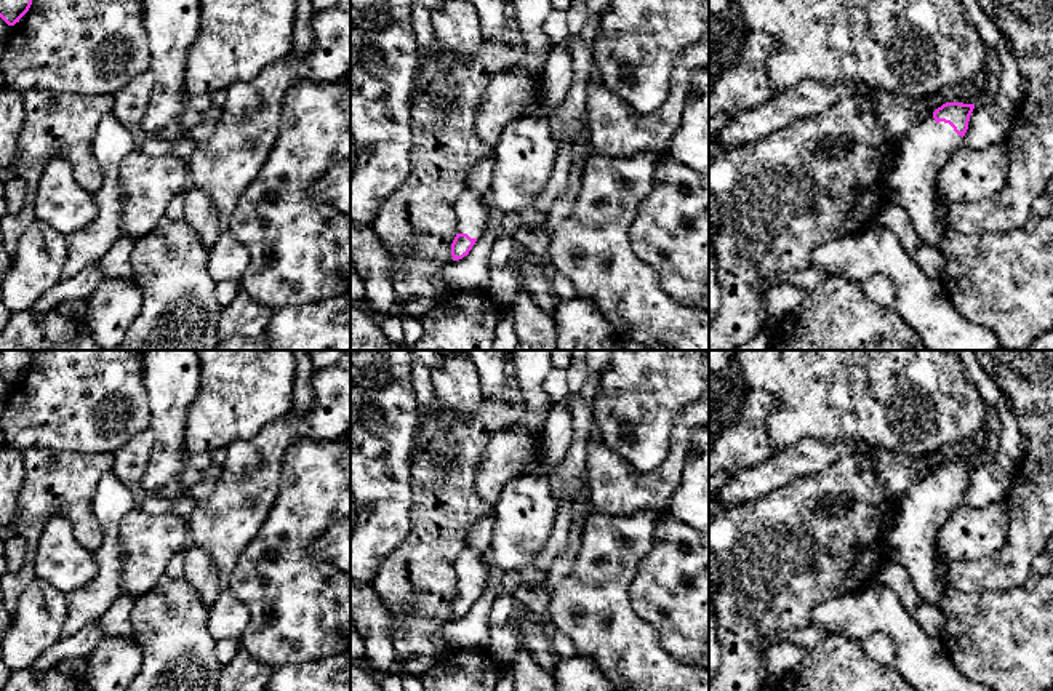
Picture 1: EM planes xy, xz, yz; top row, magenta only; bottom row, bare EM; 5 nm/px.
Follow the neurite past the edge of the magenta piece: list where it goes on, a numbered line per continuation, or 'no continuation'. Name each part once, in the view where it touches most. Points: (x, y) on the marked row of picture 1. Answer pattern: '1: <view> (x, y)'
1: yz (927, 146)

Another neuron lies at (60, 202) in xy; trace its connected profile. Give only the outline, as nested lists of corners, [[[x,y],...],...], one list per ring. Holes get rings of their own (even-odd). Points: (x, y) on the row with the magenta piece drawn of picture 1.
[[[64,158],[51,160],[35,189],[34,213],[64,237],[83,229],[98,216],[94,195],[82,189]]]

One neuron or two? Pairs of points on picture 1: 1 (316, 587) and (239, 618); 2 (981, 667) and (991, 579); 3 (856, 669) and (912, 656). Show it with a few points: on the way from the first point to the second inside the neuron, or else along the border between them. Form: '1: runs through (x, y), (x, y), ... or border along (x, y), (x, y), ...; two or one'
1: border along (231, 581), (231, 591), (250, 616), (237, 640); two
2: border along (1026, 581), (981, 592), (952, 587); two
3: border along (896, 666), (901, 674); two

